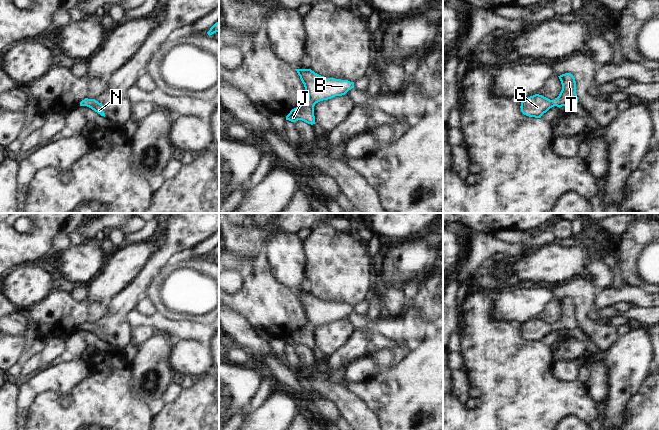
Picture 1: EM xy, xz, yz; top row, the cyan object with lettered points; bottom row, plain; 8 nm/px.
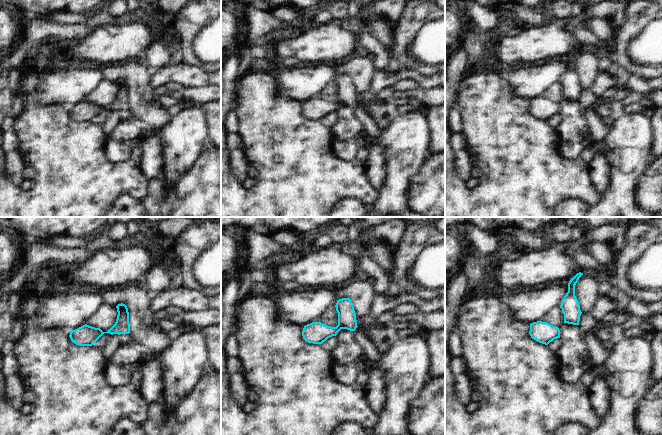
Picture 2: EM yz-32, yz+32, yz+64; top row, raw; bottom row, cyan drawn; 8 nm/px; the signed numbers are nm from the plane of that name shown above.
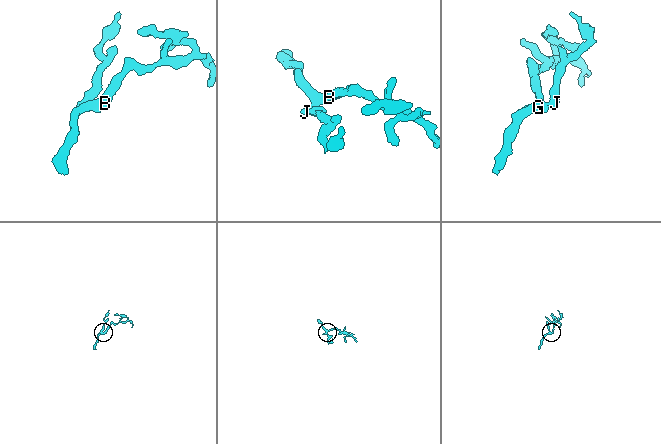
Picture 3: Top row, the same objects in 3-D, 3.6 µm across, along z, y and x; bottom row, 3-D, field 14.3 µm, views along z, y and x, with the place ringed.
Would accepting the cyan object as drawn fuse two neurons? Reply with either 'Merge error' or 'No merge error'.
No merge error.

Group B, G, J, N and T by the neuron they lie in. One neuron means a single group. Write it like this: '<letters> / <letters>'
B G J N T

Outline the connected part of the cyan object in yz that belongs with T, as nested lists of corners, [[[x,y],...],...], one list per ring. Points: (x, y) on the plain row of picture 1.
[[[565,297],[558,300],[562,314],[557,322],[550,324],[542,319],[535,318],[521,326],[521,336],[529,341],[541,342],[550,332],[557,330],[574,330],[578,327],[576,305],[572,298]]]

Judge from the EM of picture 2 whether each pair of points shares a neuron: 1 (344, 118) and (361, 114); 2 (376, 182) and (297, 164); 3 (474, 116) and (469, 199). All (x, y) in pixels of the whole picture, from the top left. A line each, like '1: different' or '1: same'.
1: different
2: different
3: same

